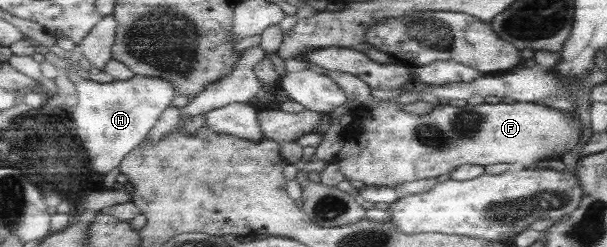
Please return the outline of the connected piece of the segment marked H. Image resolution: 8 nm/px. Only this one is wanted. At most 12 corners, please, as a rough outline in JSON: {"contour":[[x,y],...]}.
{"contour":[[78,77],[70,109],[102,177],[145,141],[172,82]]}

